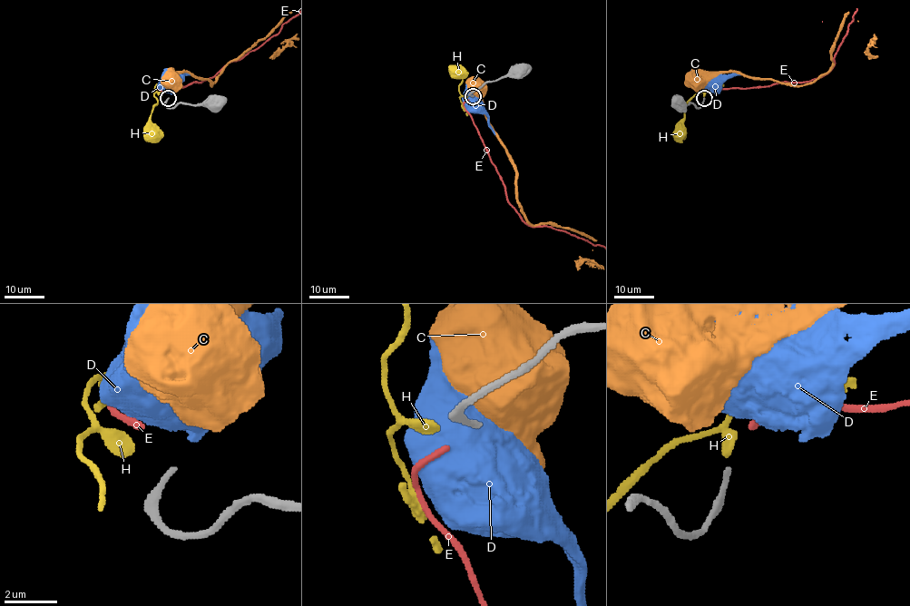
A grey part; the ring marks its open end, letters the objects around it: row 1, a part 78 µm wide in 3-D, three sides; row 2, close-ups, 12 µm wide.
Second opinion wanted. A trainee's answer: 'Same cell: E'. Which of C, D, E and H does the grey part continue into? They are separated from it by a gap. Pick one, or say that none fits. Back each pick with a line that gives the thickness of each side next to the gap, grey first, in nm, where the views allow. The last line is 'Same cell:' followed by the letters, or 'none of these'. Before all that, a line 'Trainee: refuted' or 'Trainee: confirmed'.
Trainee: confirmed
E: Thickness 200 nm (grey) against 240 nm
Same cell: E

